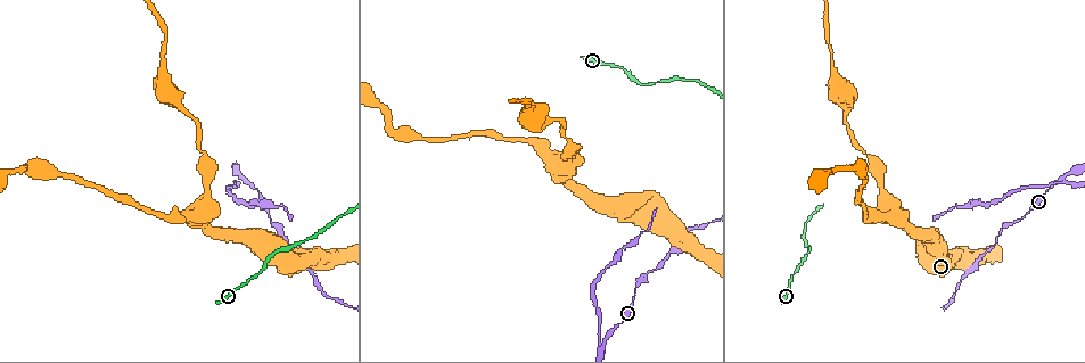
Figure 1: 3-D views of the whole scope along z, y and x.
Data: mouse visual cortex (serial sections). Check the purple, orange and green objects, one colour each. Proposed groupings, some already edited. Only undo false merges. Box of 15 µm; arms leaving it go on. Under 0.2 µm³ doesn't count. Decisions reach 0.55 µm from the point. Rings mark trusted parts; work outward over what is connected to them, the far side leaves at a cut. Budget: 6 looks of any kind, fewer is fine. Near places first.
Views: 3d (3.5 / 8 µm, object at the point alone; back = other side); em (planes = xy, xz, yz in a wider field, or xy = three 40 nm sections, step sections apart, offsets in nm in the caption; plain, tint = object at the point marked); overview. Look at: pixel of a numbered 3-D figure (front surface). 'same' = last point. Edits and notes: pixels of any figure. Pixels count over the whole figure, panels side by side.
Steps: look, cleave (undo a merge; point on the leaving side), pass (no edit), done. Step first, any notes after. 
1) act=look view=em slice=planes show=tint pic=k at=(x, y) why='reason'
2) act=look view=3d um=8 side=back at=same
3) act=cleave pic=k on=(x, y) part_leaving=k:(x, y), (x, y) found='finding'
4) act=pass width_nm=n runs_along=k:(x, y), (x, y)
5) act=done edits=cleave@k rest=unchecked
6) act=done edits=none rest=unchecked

act=look view=3d um=3.5 side=back pic=1 at=(242, 176) why='sudden change in width'

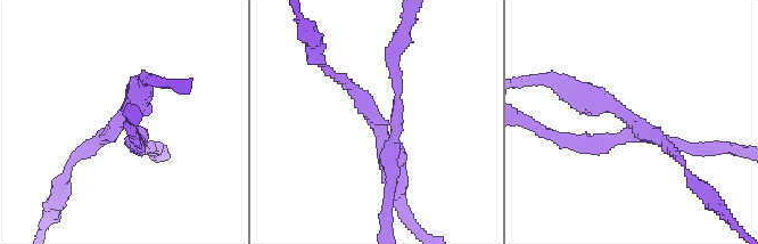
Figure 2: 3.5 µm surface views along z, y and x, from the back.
act=look view=em slice=xy step=3 show=plain pic=2 at=(378, 121) why='shape alone is not enough'

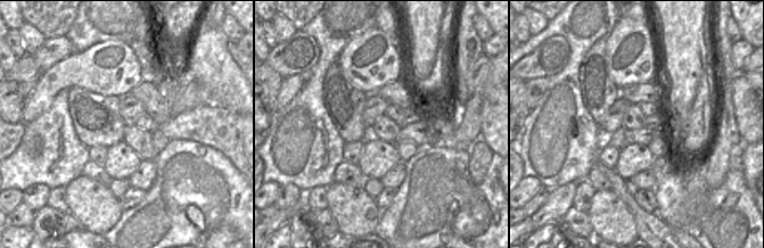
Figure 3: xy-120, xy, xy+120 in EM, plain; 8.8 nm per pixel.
act=look view=em slice=xy step=3 show=tint at=same

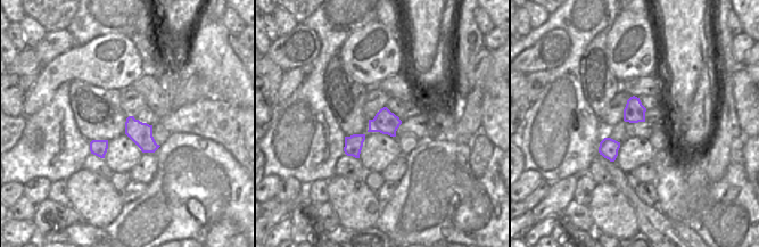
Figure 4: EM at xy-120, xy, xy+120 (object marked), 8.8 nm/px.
act=cleave pic=2 on=(595, 146) found='a second cell is stuck on'

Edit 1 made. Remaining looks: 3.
act=look view=overview why='see it whole again'

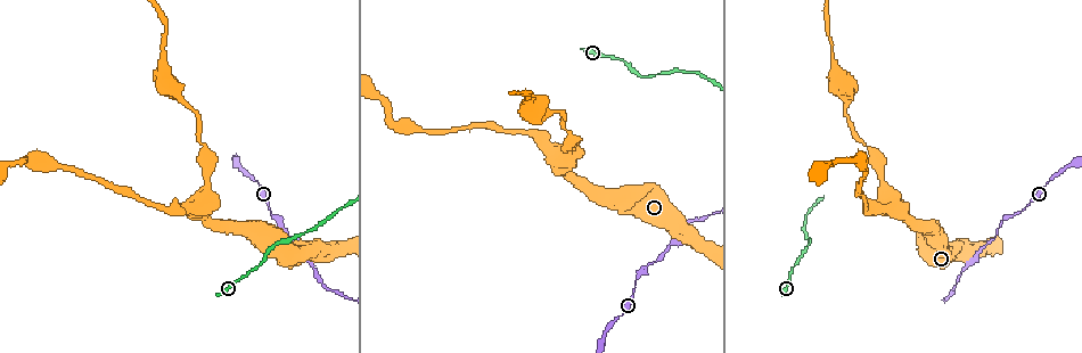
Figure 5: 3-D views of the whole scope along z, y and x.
act=look view=3d um=3.5 pic=5 at=(810, 244) why='thin neck'

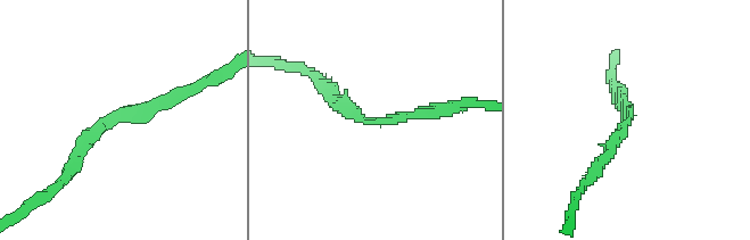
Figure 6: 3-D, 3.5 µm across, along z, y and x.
act=look view=em slice=xy step=2 show=tint pic=6 at=(119, 122)

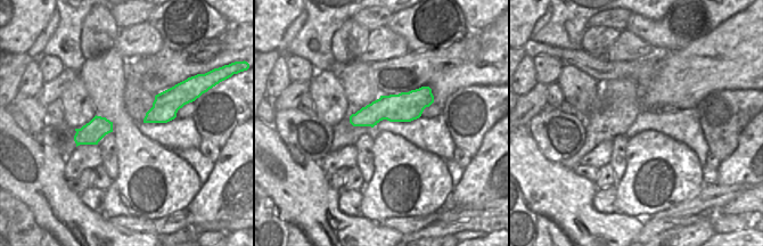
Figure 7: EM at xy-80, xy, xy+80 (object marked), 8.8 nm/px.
act=pass runs_along=7:(428, 91), (409, 106), (352, 120) found='one cell here'

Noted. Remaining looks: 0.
act=done edits=cleave@2 rest=unchecked

